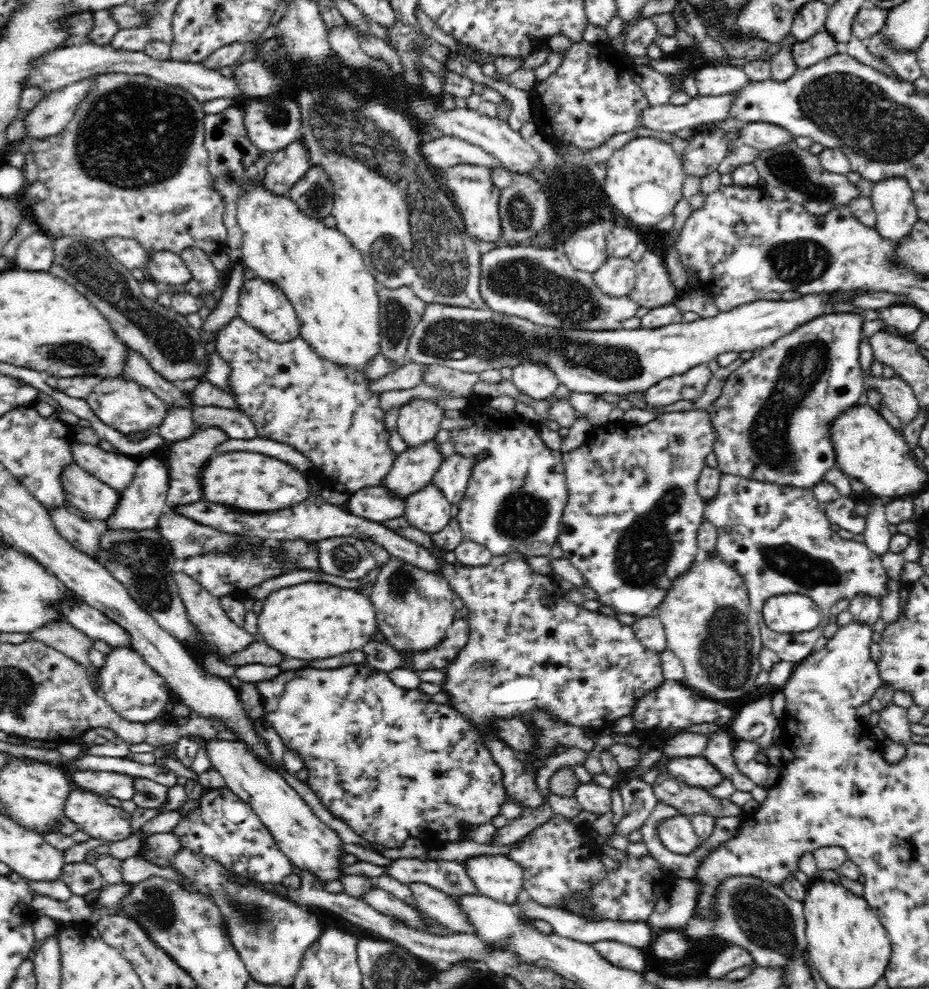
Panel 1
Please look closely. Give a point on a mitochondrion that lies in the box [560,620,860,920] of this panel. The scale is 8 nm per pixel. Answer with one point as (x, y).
(653, 885)

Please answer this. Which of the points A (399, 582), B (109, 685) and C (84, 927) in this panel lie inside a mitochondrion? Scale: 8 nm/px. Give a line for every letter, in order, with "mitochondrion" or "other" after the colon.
A: mitochondrion
B: other
C: other

